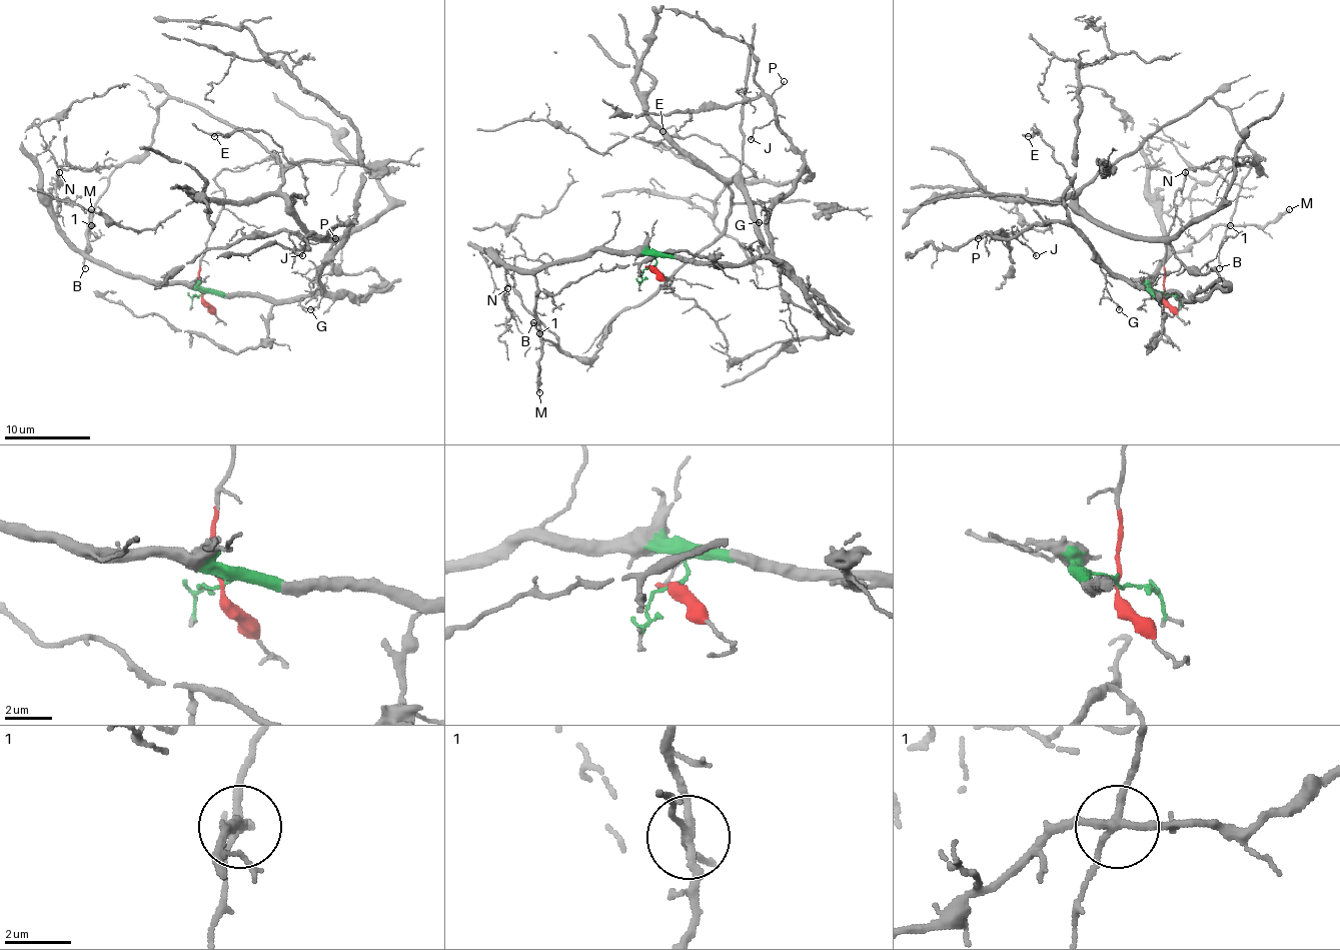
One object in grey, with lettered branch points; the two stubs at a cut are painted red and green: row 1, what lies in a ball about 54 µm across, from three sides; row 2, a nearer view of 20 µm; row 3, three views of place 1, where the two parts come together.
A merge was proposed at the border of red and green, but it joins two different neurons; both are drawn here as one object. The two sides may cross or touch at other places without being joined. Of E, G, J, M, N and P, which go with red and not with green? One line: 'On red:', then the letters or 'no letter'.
On red: E

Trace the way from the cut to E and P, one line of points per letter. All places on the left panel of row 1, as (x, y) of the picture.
E: (201, 294), (222, 170), (359, 163), (387, 202), (314, 236), (282, 148), (263, 131), (213, 135)
P: (201, 294), (276, 300), (316, 294), (323, 287), (320, 266), (353, 221), (323, 236), (335, 238)

